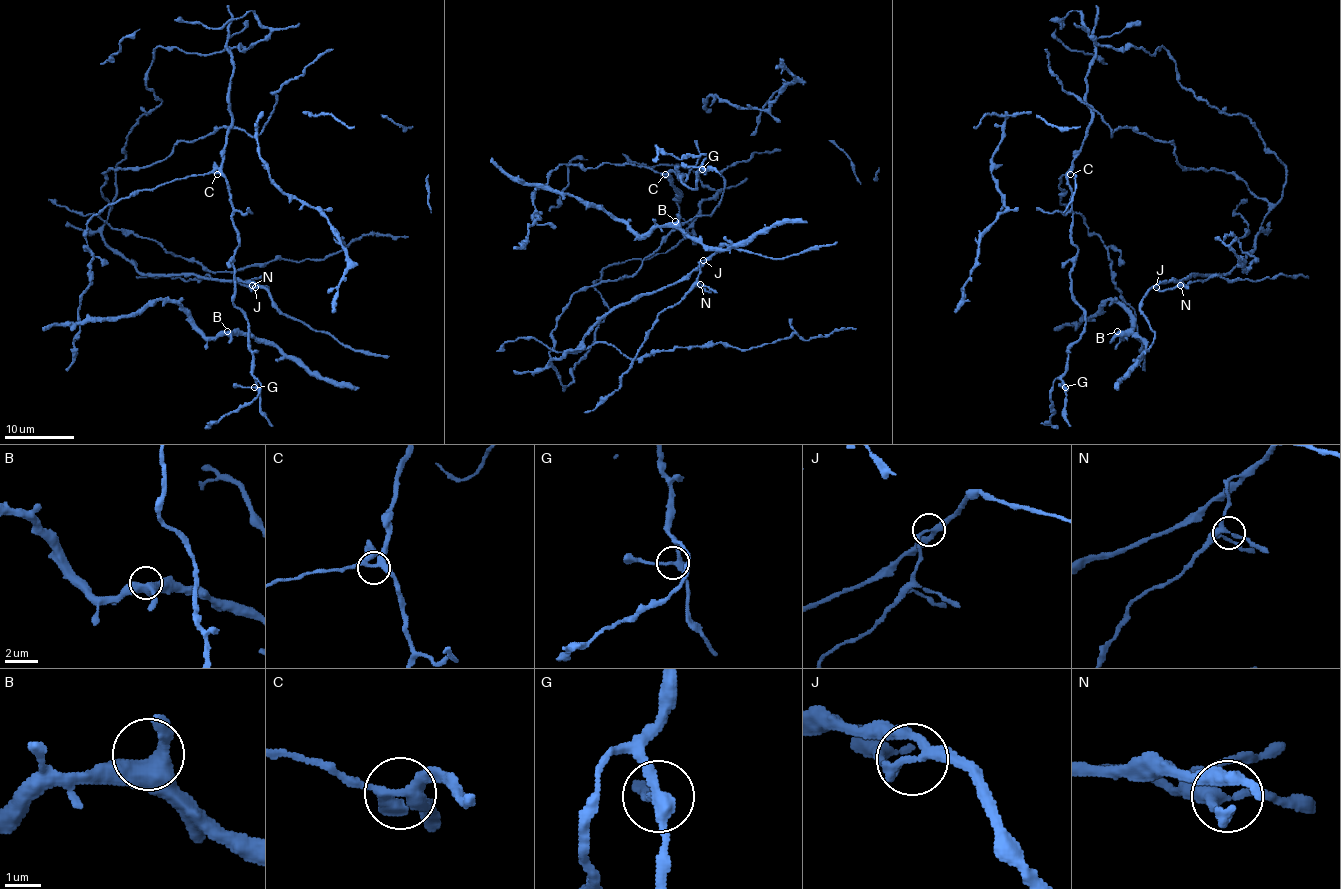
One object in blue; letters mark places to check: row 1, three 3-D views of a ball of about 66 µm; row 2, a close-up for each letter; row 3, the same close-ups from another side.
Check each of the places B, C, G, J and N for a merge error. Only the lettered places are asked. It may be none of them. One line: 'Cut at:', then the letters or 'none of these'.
Cut at: none of these

